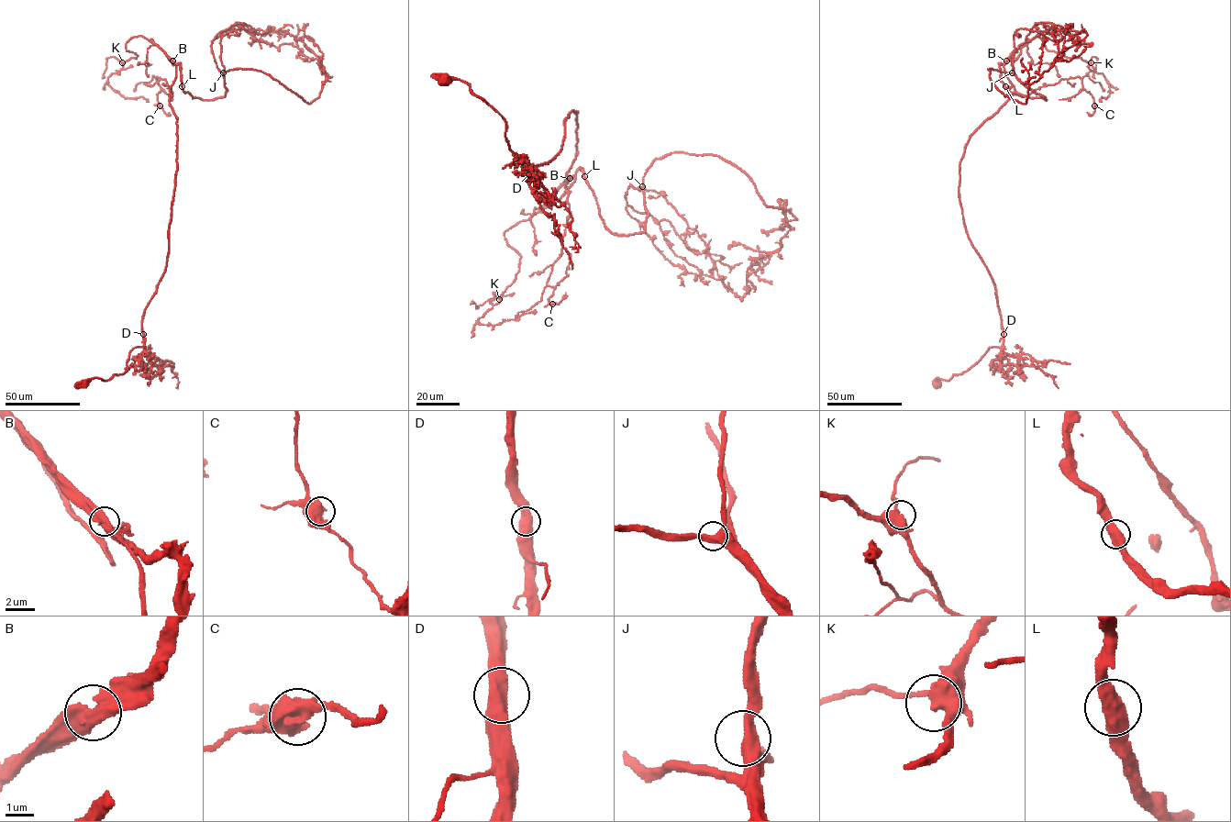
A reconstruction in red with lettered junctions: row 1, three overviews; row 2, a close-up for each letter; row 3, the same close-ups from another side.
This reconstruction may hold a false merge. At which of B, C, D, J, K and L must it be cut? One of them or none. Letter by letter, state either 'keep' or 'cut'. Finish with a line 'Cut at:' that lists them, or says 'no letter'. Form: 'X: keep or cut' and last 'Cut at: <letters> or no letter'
B: cut
C: keep
D: keep
J: keep
K: keep
L: keep
Cut at: B

